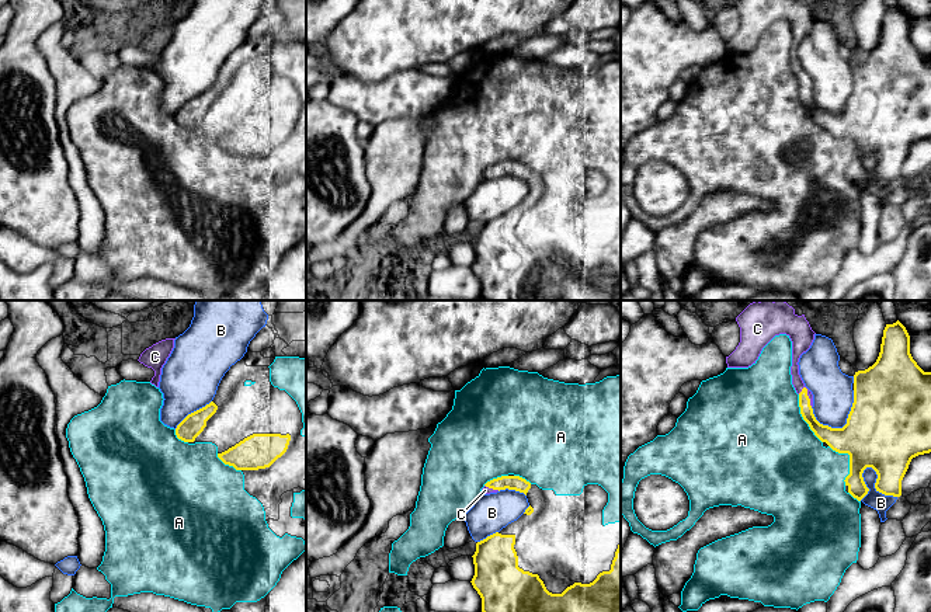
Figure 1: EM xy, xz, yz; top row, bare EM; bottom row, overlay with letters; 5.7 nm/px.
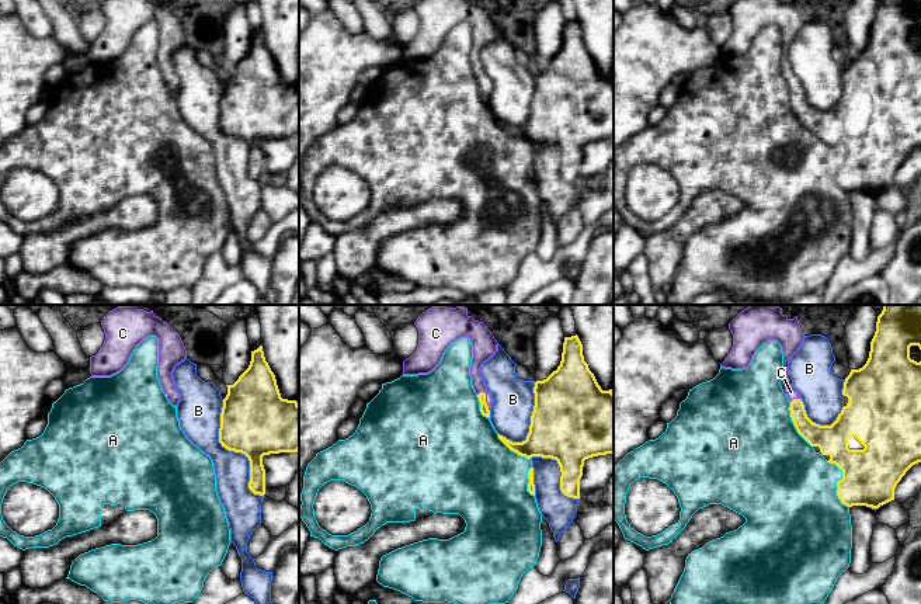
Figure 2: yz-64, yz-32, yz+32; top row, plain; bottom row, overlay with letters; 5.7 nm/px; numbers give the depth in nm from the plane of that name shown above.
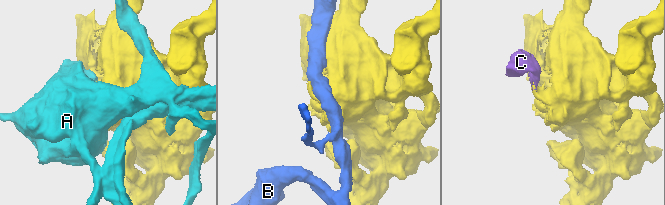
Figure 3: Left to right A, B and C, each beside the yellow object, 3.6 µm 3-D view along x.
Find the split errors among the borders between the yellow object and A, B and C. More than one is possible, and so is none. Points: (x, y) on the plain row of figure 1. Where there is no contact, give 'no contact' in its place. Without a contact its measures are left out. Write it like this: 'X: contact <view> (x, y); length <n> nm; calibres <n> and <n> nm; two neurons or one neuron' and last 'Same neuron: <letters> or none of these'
A: contact yz (850, 146); length 260 nm; calibres 420 and 380 nm; two neurons
B: contact yz (875, 170); length 260 nm; calibres 340 and 100 nm; two neurons
C: contact yz (808, 82); length 130 nm; calibres 100 and 70 nm; one neuron
Same neuron: C

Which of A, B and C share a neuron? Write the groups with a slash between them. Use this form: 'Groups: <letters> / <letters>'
Groups: A / B / C

